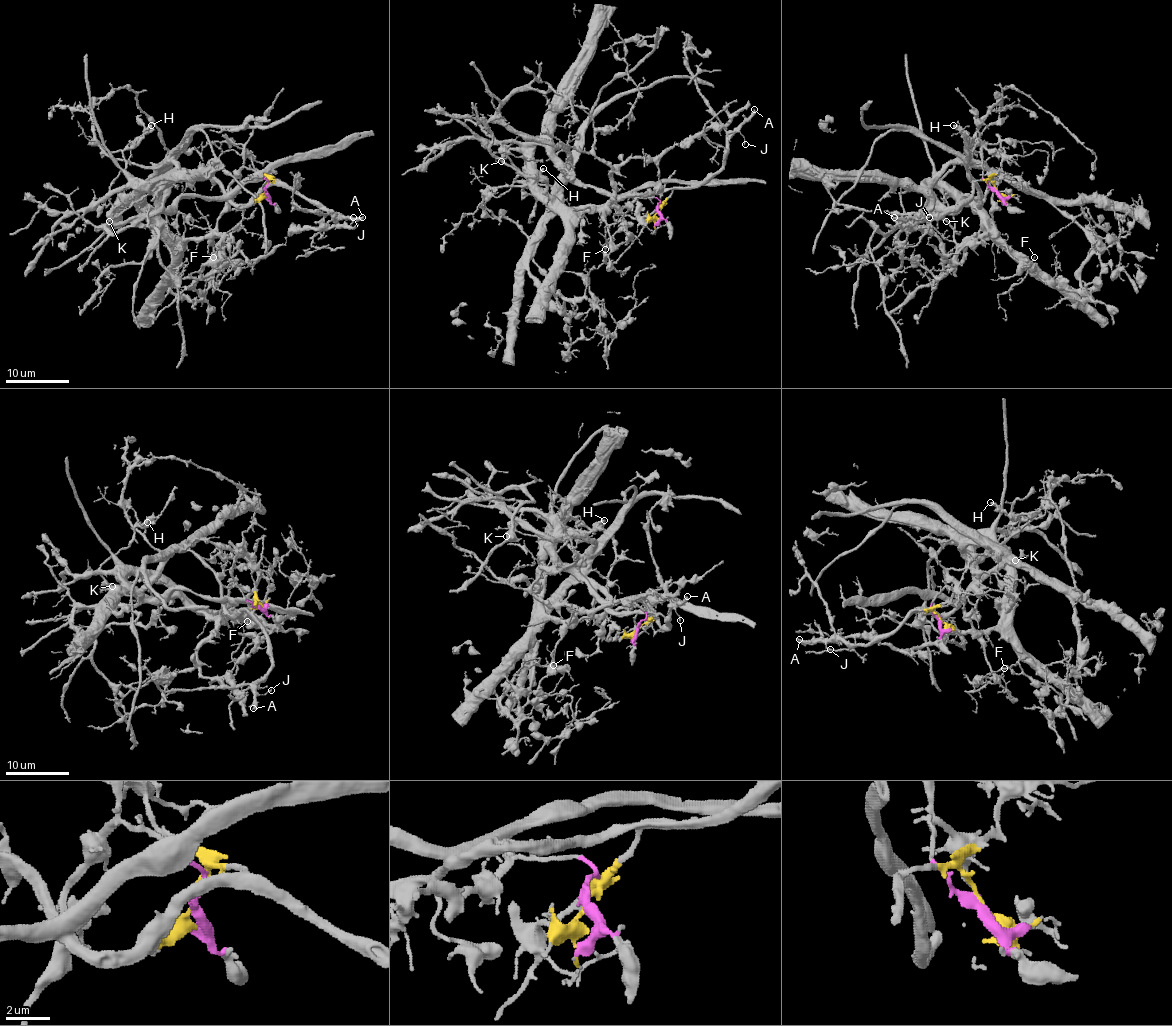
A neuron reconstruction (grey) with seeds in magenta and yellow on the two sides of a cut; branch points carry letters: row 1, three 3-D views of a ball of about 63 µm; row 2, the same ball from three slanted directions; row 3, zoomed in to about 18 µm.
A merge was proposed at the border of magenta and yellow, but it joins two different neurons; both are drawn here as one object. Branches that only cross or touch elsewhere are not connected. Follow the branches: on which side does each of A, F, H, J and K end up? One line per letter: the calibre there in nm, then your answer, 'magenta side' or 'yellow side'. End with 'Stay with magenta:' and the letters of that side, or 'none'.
A: 360 nm thick; yellow side
F: 100 nm thick; magenta side
H: 400 nm thick; magenta side
J: 140 nm thick; yellow side
K: 380 nm thick; magenta side
Stay with magenta: F, H, K

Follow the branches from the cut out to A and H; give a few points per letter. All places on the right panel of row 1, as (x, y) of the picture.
A: (996, 190), (989, 180), (977, 180), (972, 194), (950, 212), (905, 218), (894, 217)
H: (996, 190), (985, 167), (996, 237), (969, 204), (927, 190), (964, 156), (967, 137), (953, 124)

